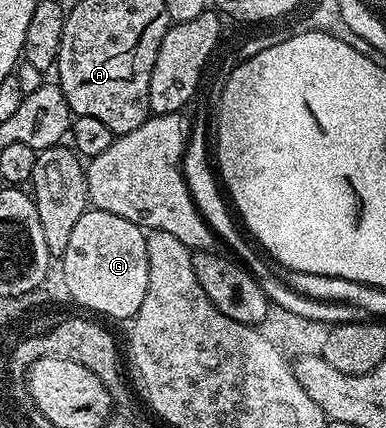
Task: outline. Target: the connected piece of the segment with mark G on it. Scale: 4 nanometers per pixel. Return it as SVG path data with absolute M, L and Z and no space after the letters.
M95 208L85 210L74 226L70 242L62 257L64 264L64 286L68 294L80 306L85 306L93 315L105 314L108 318L124 318L131 320L142 308L142 300L148 291L148 261L146 260L146 240L148 234L138 224L126 220L122 216L114 216L114 212L102 212Z

